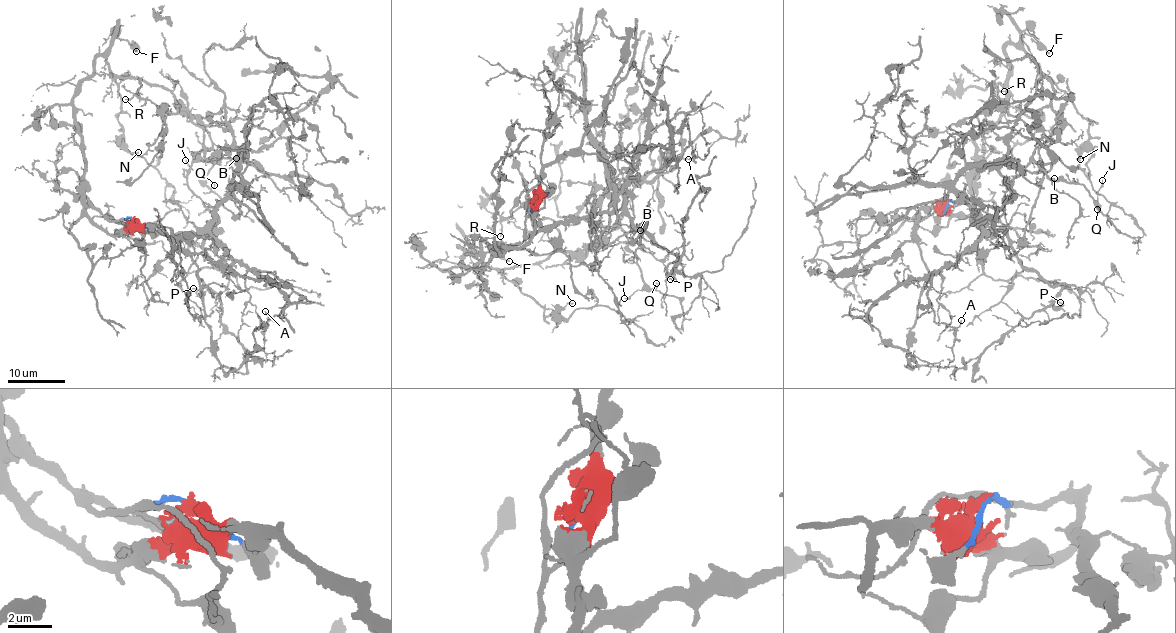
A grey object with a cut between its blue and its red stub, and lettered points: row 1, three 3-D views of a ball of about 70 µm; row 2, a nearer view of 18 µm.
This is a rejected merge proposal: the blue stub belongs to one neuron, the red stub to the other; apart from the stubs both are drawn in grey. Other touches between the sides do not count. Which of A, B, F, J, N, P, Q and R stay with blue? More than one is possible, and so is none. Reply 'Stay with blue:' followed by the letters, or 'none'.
Stay with blue: A, B, J, P, Q

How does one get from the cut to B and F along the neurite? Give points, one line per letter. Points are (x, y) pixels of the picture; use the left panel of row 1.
B: (135, 221), (107, 220), (196, 233), (239, 158), (206, 149), (223, 165), (236, 158)
F: (135, 221), (113, 234), (86, 212), (85, 160), (74, 119), (74, 96), (114, 38), (126, 39), (136, 52)

